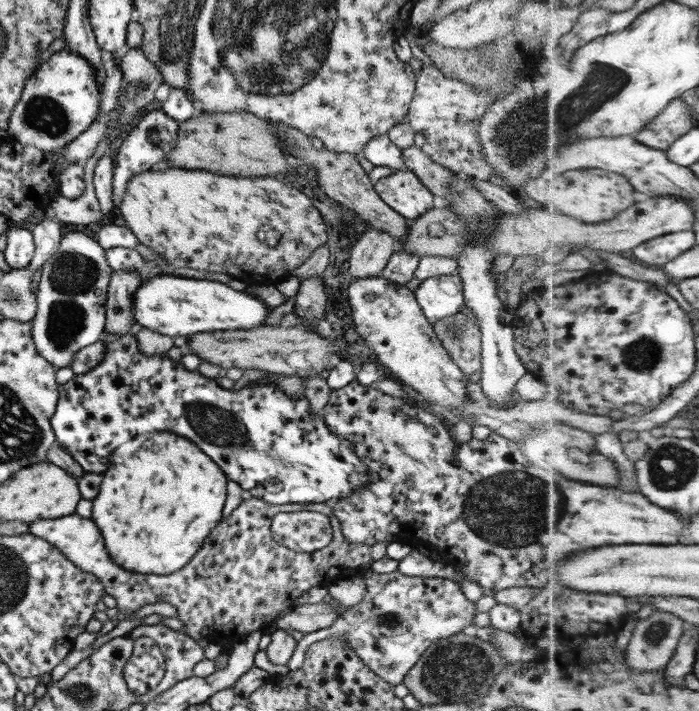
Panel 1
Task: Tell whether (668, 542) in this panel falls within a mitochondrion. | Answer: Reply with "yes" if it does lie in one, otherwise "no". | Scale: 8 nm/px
no

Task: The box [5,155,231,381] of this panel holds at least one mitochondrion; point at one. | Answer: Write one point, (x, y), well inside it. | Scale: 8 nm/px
(73, 276)

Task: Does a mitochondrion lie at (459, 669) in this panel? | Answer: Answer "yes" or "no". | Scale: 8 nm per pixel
yes

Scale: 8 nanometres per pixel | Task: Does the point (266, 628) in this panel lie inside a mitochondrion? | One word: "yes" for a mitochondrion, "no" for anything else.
no

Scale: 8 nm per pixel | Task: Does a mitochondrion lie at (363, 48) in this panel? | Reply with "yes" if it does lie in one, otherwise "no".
no

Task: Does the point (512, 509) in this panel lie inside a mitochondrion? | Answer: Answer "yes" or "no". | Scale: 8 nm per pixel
yes

